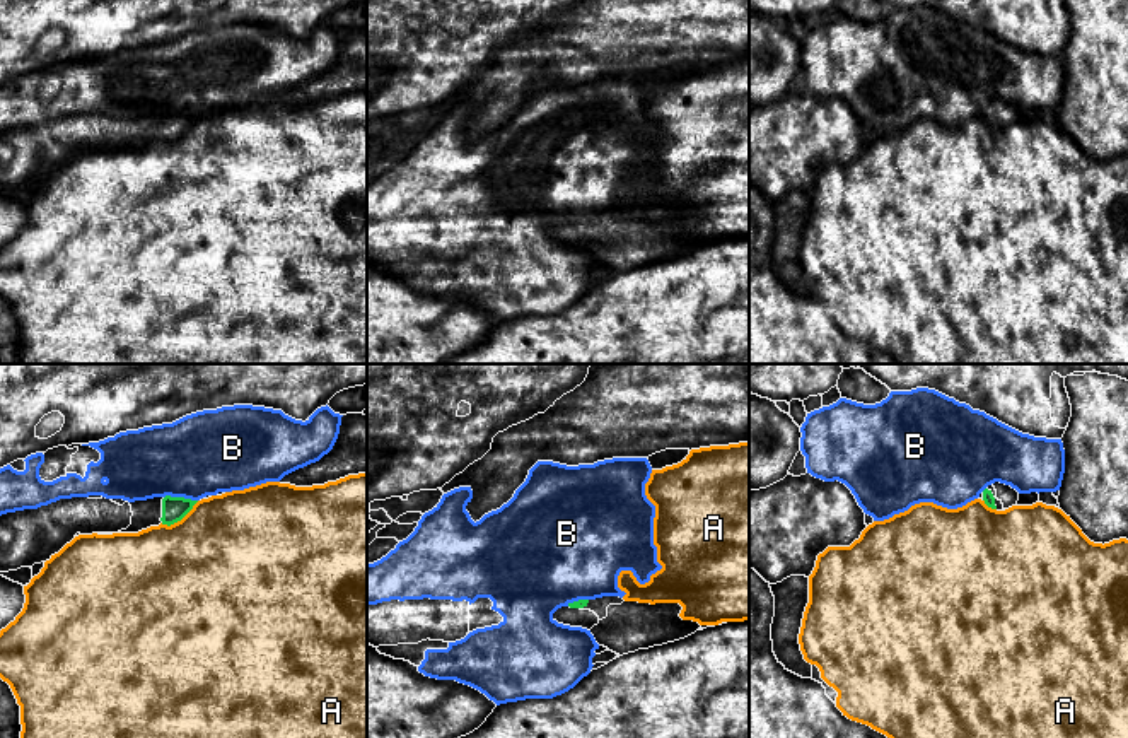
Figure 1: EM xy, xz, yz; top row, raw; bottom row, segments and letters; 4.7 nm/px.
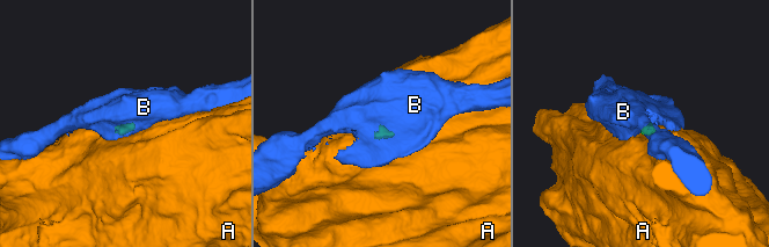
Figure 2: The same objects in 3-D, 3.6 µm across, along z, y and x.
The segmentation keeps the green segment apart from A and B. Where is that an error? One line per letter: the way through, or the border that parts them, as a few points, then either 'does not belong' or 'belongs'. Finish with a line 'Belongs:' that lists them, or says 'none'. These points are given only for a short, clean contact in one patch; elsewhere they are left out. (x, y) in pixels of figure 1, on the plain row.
A: border along xy (198, 118), (180, 137), (169, 142), (161, 140); does not belong
B: border along xy (164, 113), (183, 113), (197, 118); does not belong
Belongs: none

